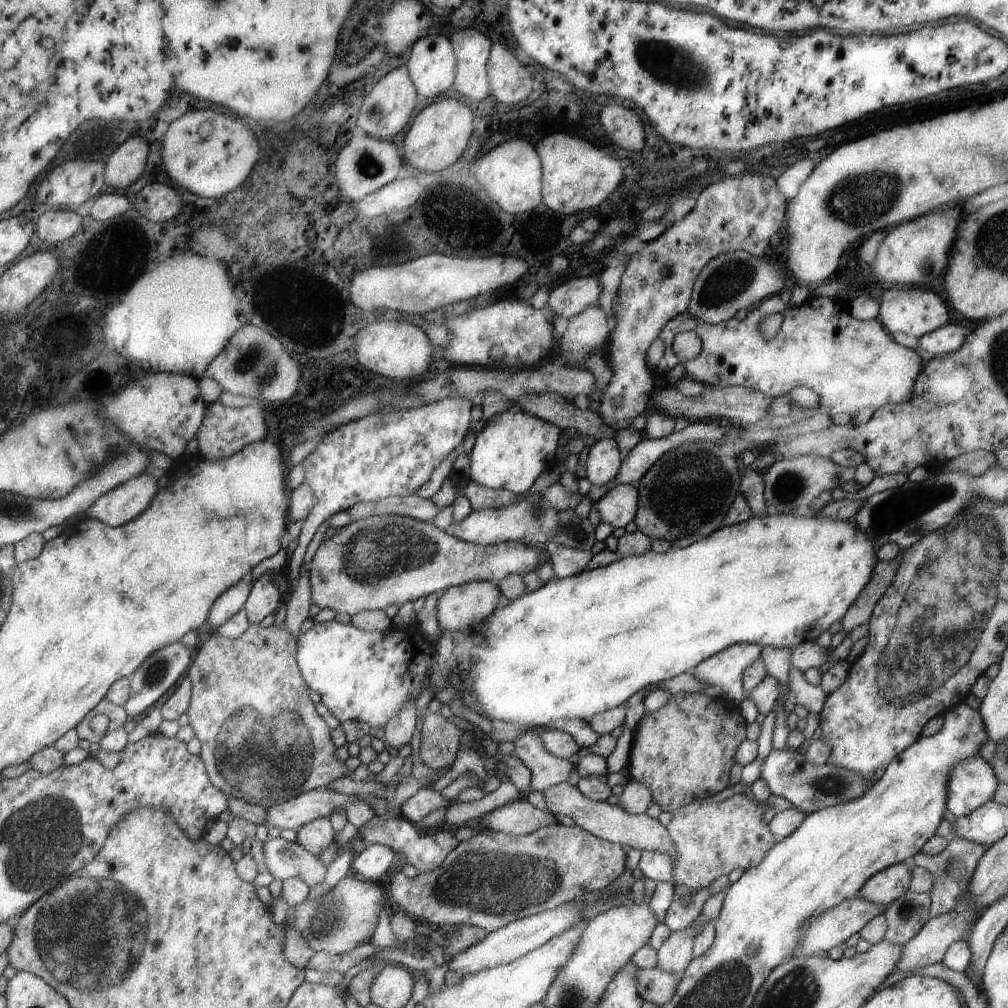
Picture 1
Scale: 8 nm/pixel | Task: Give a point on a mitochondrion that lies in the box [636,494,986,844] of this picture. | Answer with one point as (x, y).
(921, 655)

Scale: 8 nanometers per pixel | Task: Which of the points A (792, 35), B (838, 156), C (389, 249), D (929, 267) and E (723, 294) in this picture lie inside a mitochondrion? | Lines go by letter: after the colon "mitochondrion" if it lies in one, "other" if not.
A: other
B: other
C: other
D: mitochondrion
E: mitochondrion

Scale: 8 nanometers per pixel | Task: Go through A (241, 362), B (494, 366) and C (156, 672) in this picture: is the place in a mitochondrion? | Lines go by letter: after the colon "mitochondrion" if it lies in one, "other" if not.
A: mitochondrion
B: other
C: mitochondrion

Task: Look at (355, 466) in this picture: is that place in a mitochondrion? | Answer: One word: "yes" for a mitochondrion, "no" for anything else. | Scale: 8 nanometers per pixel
no

